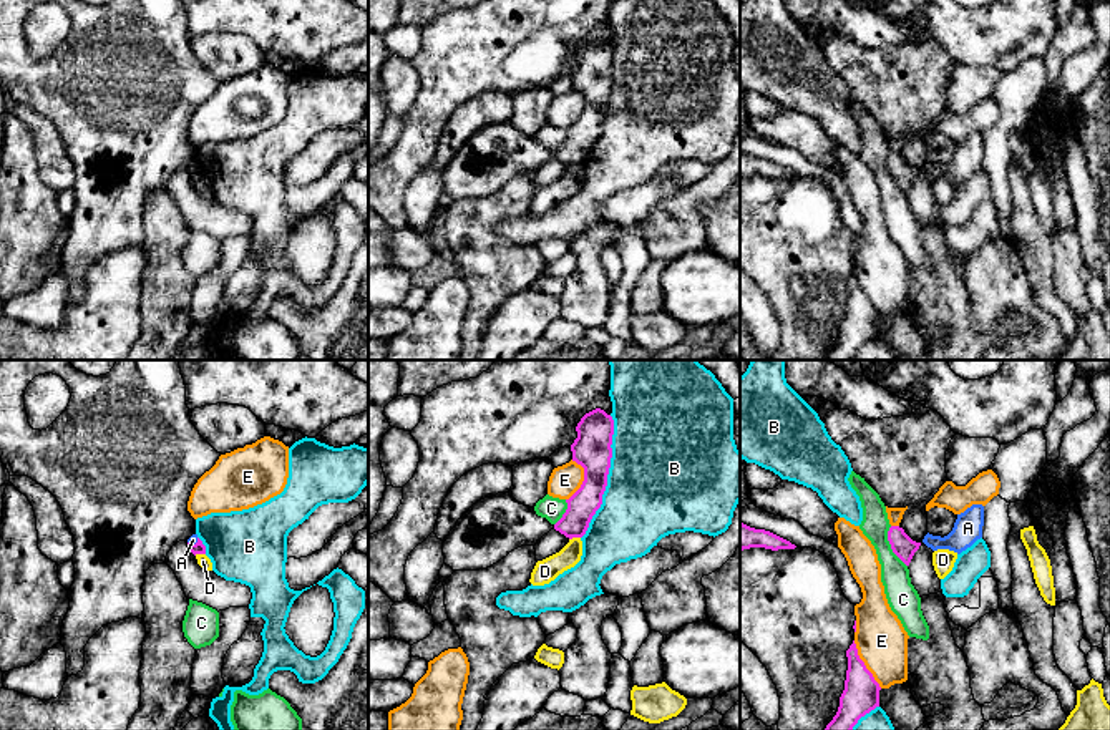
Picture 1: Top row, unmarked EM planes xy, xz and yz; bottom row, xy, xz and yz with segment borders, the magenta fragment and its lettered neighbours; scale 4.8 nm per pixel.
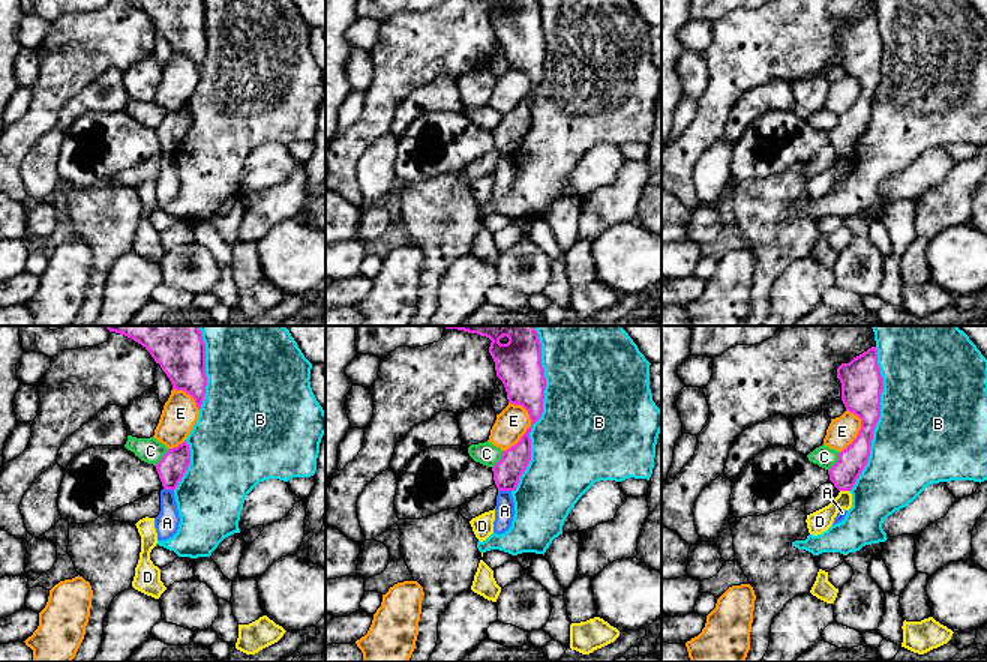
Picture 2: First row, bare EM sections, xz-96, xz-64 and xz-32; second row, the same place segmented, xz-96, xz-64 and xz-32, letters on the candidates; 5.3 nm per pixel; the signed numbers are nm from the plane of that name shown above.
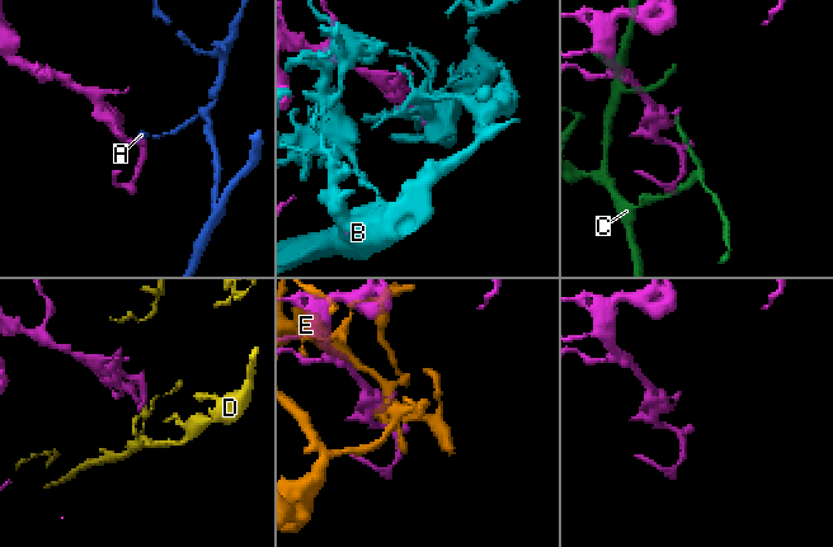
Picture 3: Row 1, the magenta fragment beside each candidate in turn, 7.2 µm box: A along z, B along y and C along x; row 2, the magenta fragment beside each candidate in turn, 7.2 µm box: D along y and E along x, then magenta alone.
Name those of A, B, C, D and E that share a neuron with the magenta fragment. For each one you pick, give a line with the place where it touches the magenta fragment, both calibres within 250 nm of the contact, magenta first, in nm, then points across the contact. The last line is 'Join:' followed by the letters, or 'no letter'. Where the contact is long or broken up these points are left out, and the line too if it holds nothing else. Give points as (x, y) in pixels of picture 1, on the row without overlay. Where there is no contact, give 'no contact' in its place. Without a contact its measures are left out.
Join: no letter

